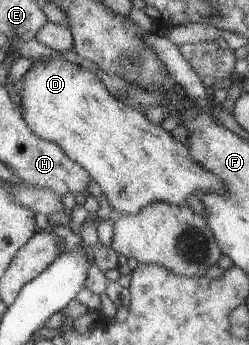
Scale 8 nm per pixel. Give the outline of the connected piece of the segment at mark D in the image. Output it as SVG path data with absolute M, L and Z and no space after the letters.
M62 57L41 59L31 66L20 82L20 105L24 108L22 114L25 122L38 137L58 144L73 162L83 167L90 178L99 183L114 215L137 214L140 208L155 201L183 206L187 205L187 196L192 194L225 192L224 182L215 173L193 161L186 144L165 132L160 123L155 125L149 122L142 109L126 105L125 101L111 95L97 74L80 63L72 63Z

